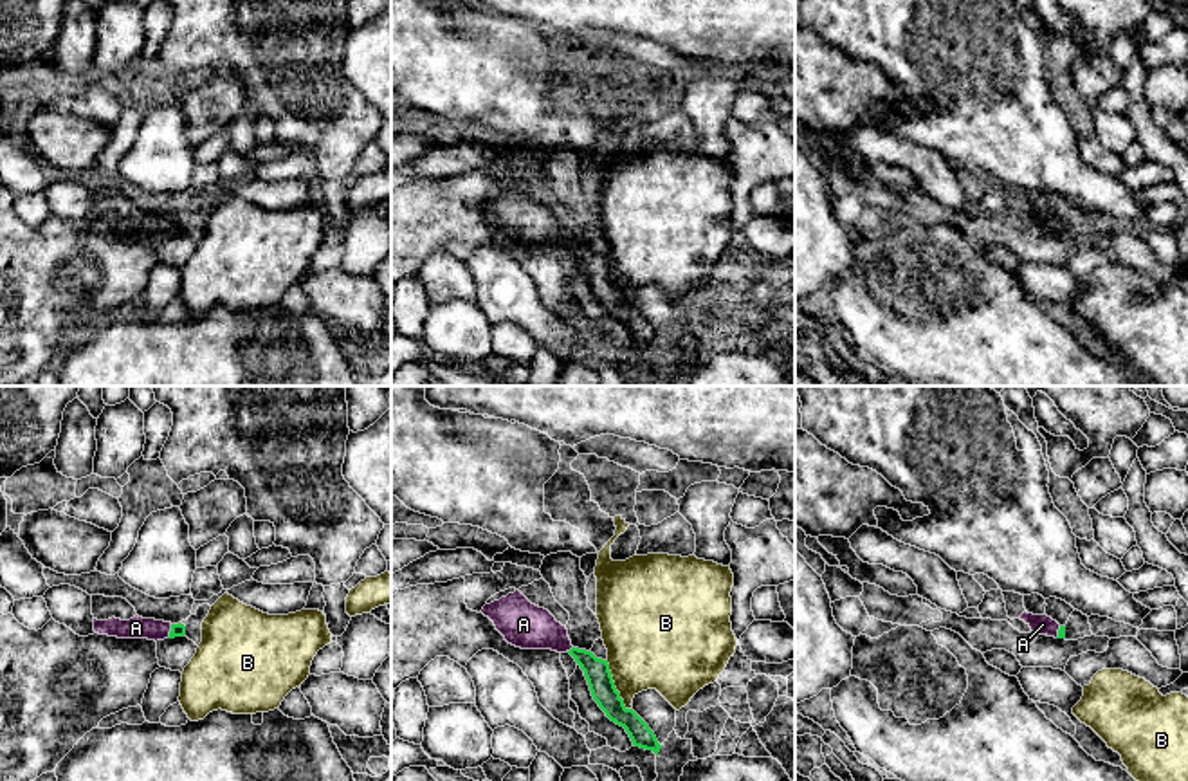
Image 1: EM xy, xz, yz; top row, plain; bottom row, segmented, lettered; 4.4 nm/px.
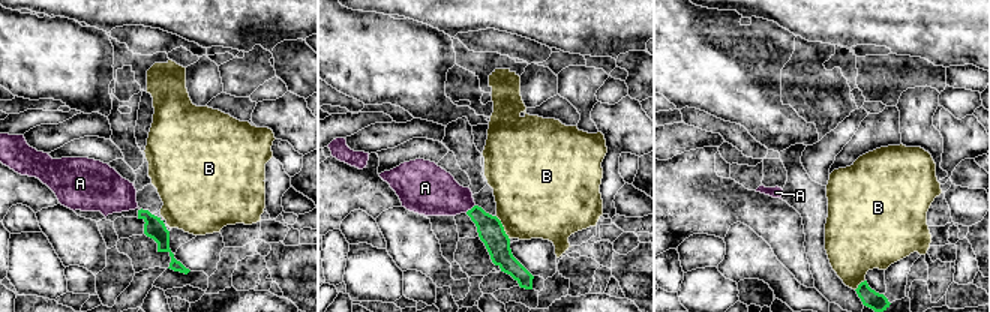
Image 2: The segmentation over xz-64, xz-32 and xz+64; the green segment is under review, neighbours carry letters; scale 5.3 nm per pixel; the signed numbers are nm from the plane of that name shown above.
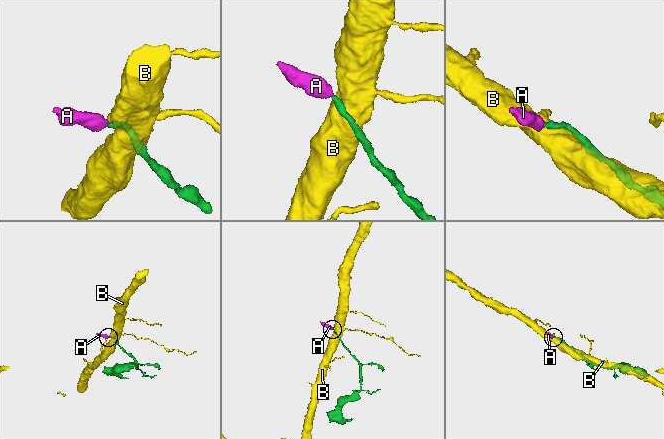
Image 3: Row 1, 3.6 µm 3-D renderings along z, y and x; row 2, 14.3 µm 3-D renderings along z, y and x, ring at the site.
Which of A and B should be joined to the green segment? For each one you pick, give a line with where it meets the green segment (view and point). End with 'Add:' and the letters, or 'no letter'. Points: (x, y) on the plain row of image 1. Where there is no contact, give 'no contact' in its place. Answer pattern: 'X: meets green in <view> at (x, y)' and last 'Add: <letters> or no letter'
A: meets green in xy at (170, 228)
Add: A

